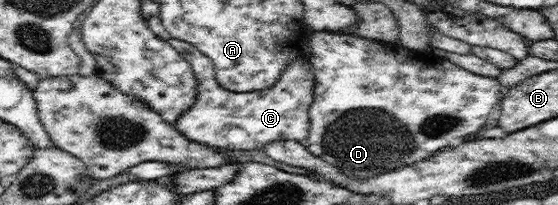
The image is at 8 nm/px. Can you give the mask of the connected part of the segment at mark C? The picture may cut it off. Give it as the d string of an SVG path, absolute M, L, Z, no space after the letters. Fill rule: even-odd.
M170 38L170 45L190 63L198 79L198 94L174 127L190 141L212 147L236 150L263 149L272 141L286 139L304 142L310 129L309 110L314 101L314 74L302 58L292 60L270 88L235 92L222 87L214 75L215 65L195 45Z

